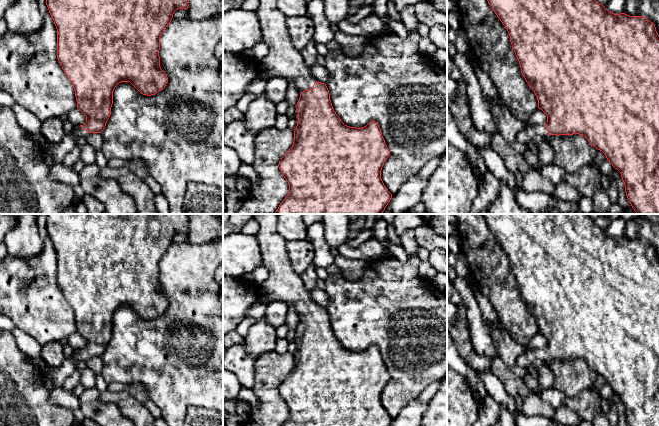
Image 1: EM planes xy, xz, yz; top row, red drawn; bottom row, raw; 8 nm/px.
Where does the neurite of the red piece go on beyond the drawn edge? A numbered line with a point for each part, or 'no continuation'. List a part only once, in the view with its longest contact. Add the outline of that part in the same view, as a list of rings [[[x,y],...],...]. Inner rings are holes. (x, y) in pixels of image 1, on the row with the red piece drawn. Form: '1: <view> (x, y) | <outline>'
1: xz (283, 59) | [[[278,0],[259,2],[256,14],[263,41],[269,47],[268,55],[260,61],[263,72],[284,77],[300,92],[311,89],[315,83],[311,67],[293,45],[290,29],[286,26],[286,16],[278,8]]]

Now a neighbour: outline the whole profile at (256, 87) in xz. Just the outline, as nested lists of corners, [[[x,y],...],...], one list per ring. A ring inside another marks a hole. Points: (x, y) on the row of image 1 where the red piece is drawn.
[[[261,73],[259,74],[247,87],[246,94],[252,95],[260,95],[263,93],[264,84],[268,80],[270,74],[269,73]]]

